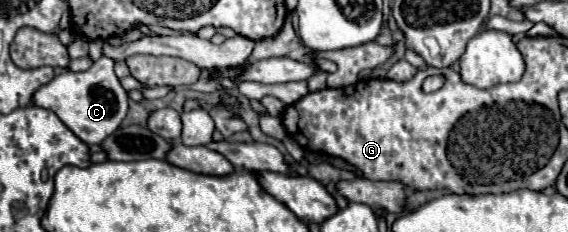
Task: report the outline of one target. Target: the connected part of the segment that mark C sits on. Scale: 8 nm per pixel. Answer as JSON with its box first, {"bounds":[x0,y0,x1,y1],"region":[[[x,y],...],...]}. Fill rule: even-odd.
{"bounds":[34,55,128,145],"region":[[[102,55],[88,71],[62,73],[34,93],[34,103],[54,111],[58,119],[86,145],[100,145],[104,137],[112,135],[120,127],[128,111],[128,95],[114,75],[114,63],[114,59]]]}

